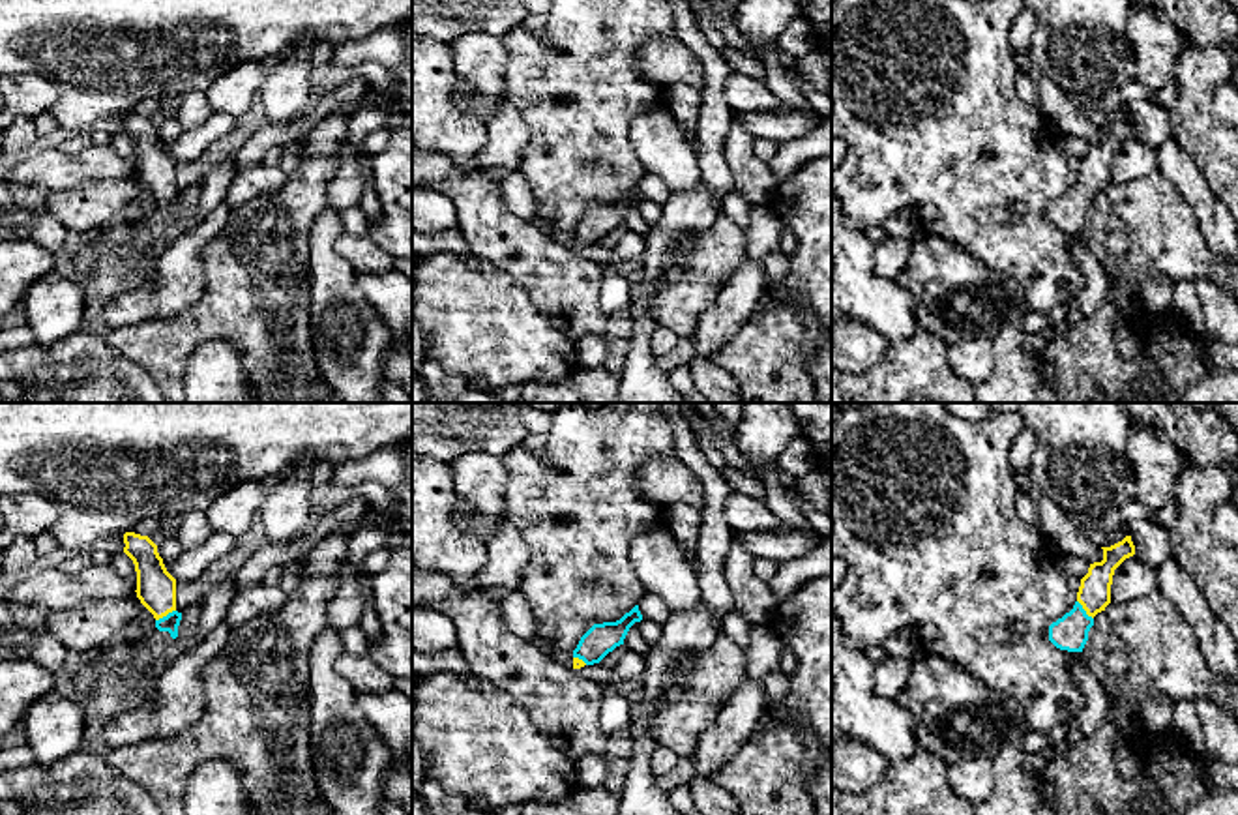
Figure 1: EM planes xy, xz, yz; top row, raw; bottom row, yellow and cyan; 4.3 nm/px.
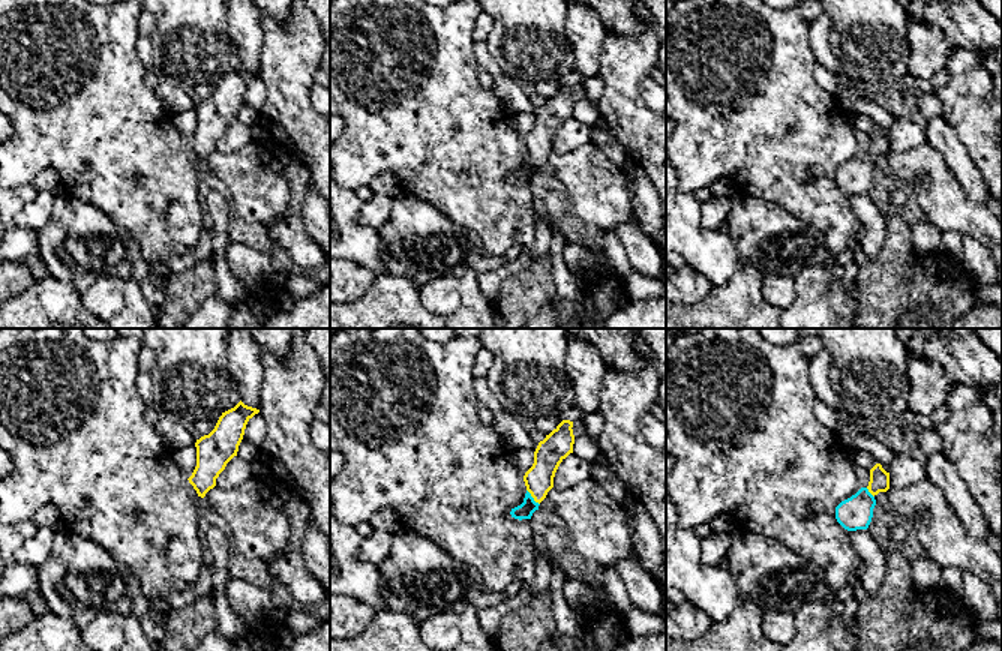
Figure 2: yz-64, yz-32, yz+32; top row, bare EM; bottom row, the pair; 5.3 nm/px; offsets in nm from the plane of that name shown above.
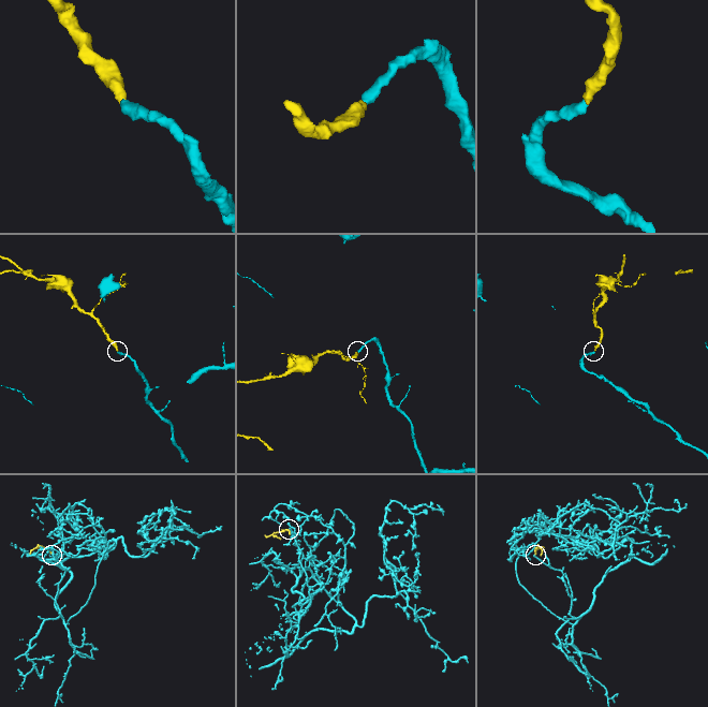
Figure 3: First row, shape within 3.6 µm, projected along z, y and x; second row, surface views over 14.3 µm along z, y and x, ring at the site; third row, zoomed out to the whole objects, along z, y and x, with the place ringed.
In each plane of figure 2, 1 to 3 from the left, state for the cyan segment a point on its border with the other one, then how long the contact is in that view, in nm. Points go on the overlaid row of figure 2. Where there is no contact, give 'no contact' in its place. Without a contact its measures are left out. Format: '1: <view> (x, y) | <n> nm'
1: no contact
2: yz-32 (531, 495) | 110 nm
3: yz+32 (869, 491) | 70 nm

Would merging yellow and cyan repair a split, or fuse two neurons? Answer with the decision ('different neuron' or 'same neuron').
same neuron

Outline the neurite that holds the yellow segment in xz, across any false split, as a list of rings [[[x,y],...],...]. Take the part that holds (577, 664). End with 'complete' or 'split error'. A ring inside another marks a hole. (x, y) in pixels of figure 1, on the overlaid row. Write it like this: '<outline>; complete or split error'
[[[639,605],[626,613],[616,622],[594,624],[579,641],[573,650],[573,669],[599,663],[609,652],[624,645],[629,628],[641,622],[642,615]]]; split error

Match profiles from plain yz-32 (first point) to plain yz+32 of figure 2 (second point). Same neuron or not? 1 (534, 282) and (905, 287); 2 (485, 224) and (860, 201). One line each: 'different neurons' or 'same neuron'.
1: same neuron
2: different neurons

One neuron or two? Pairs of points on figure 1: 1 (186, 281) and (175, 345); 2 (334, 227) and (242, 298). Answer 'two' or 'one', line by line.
1: two
2: two

